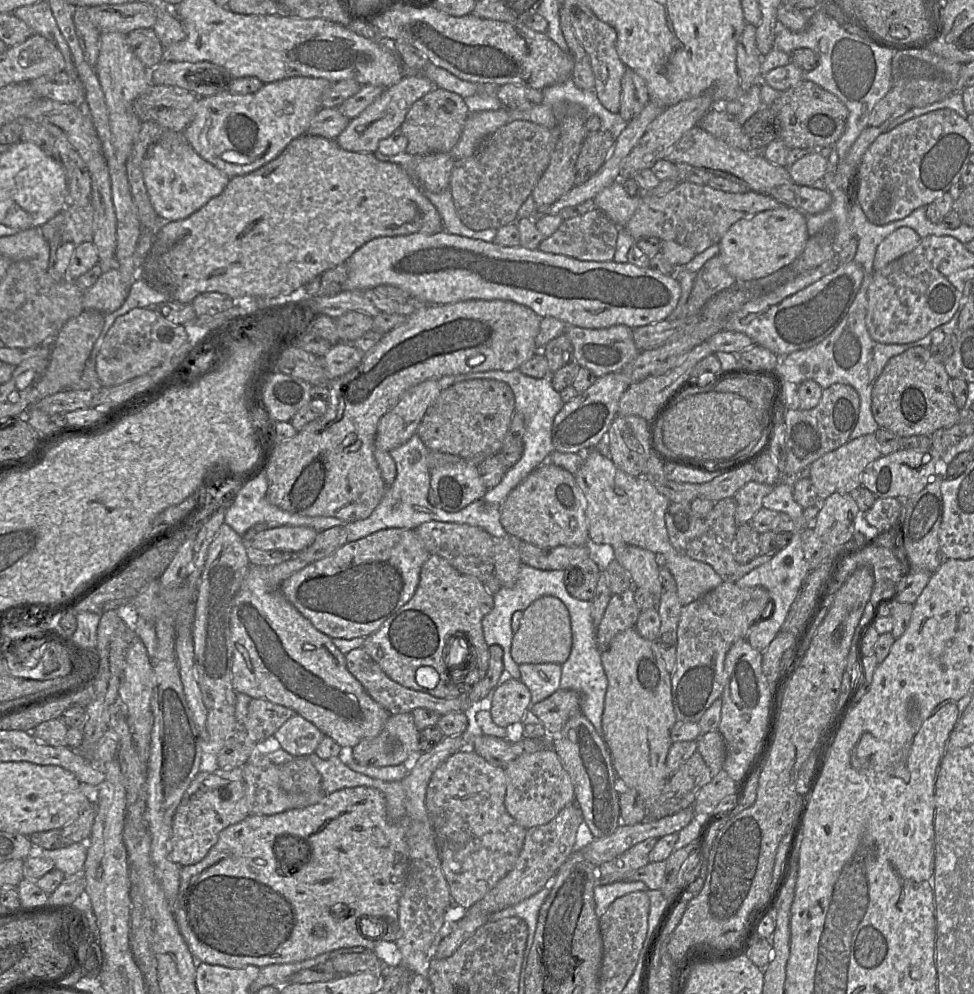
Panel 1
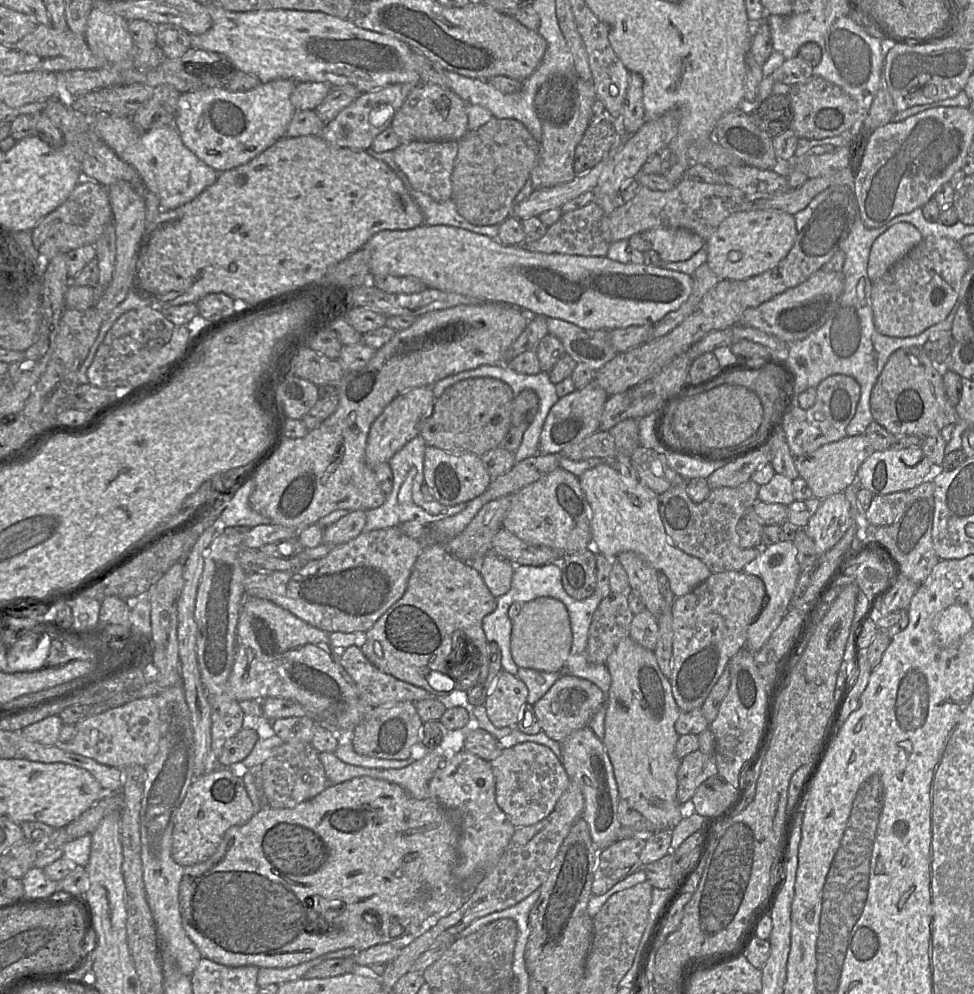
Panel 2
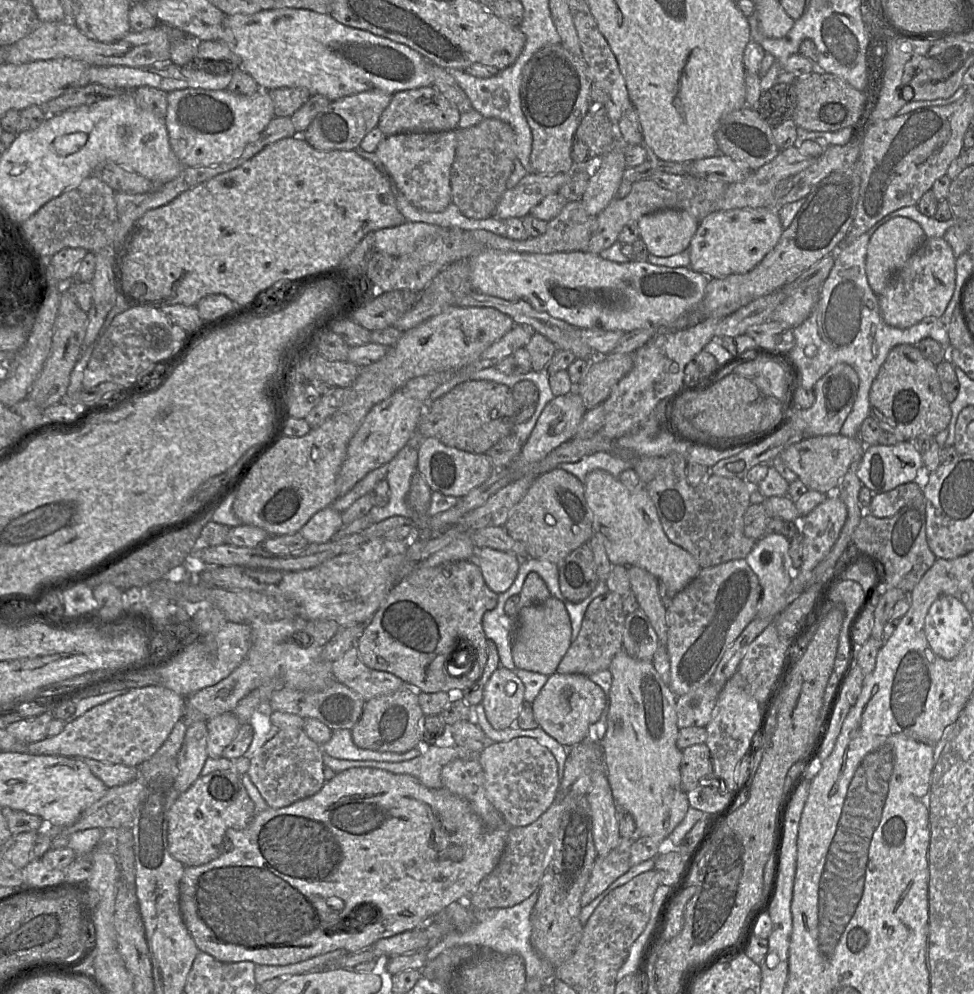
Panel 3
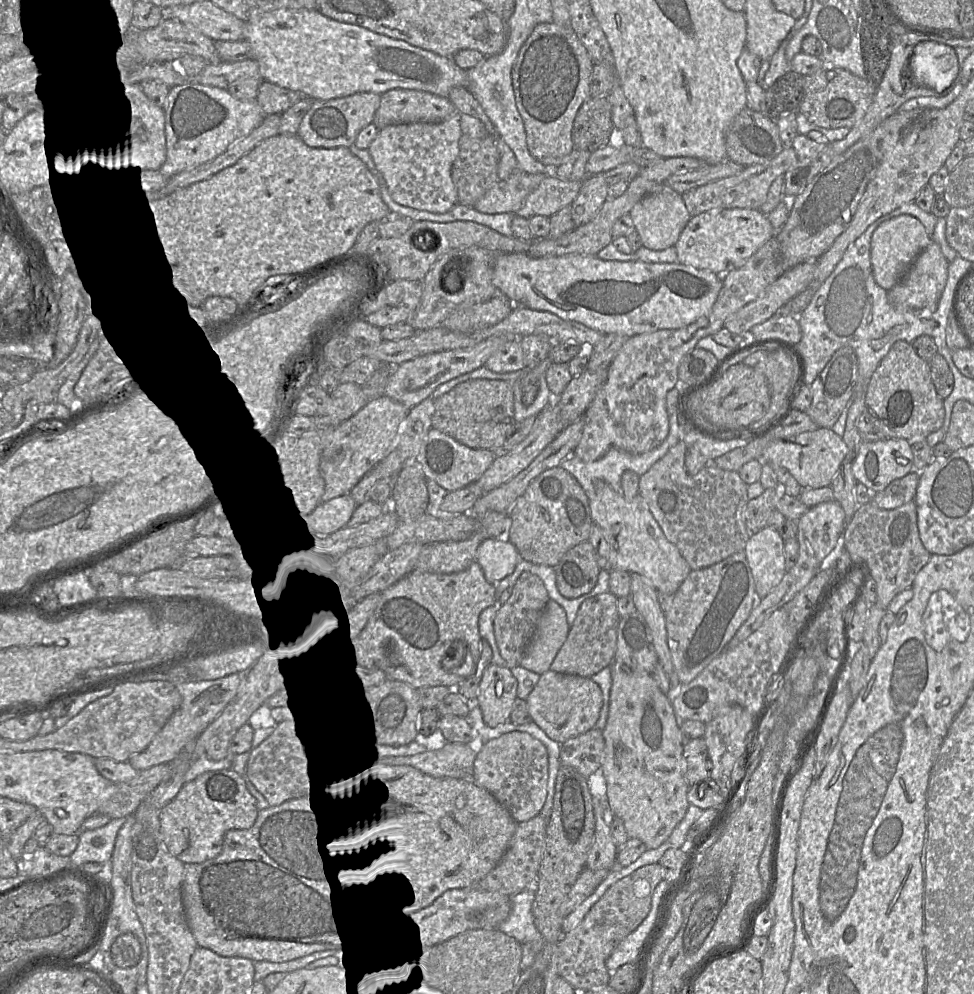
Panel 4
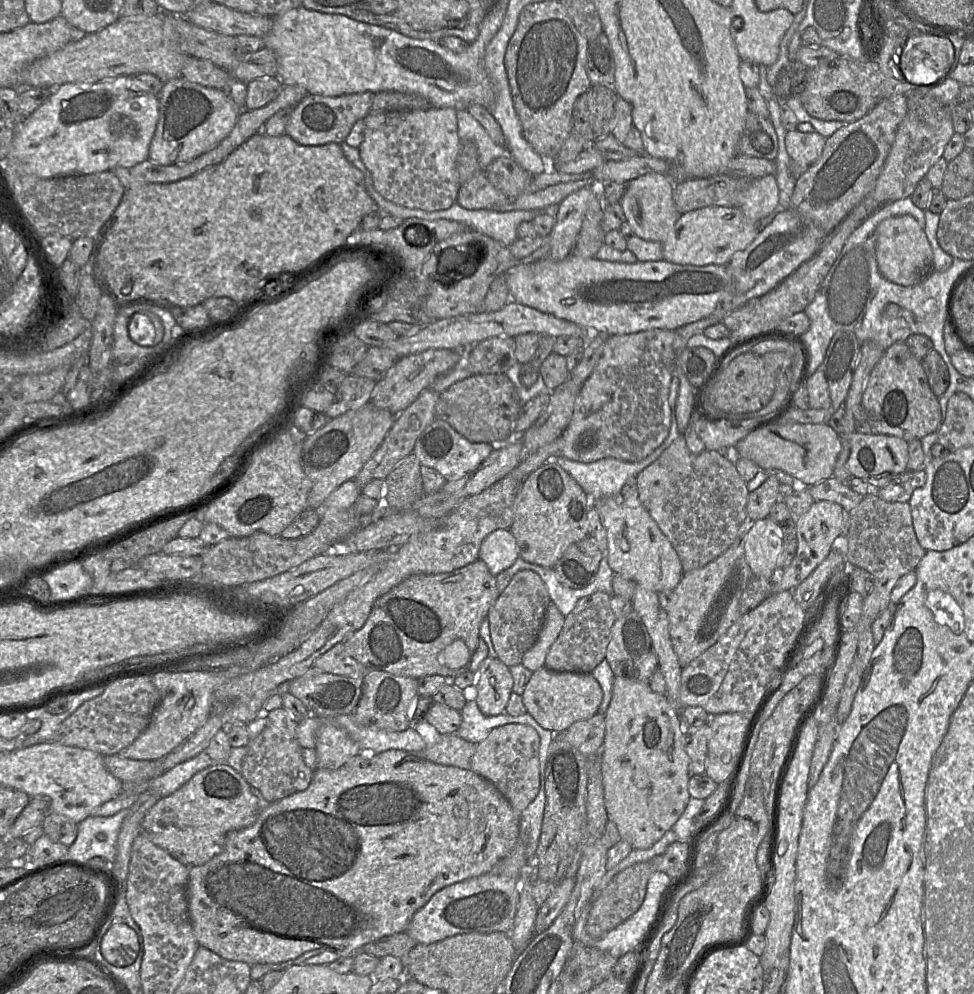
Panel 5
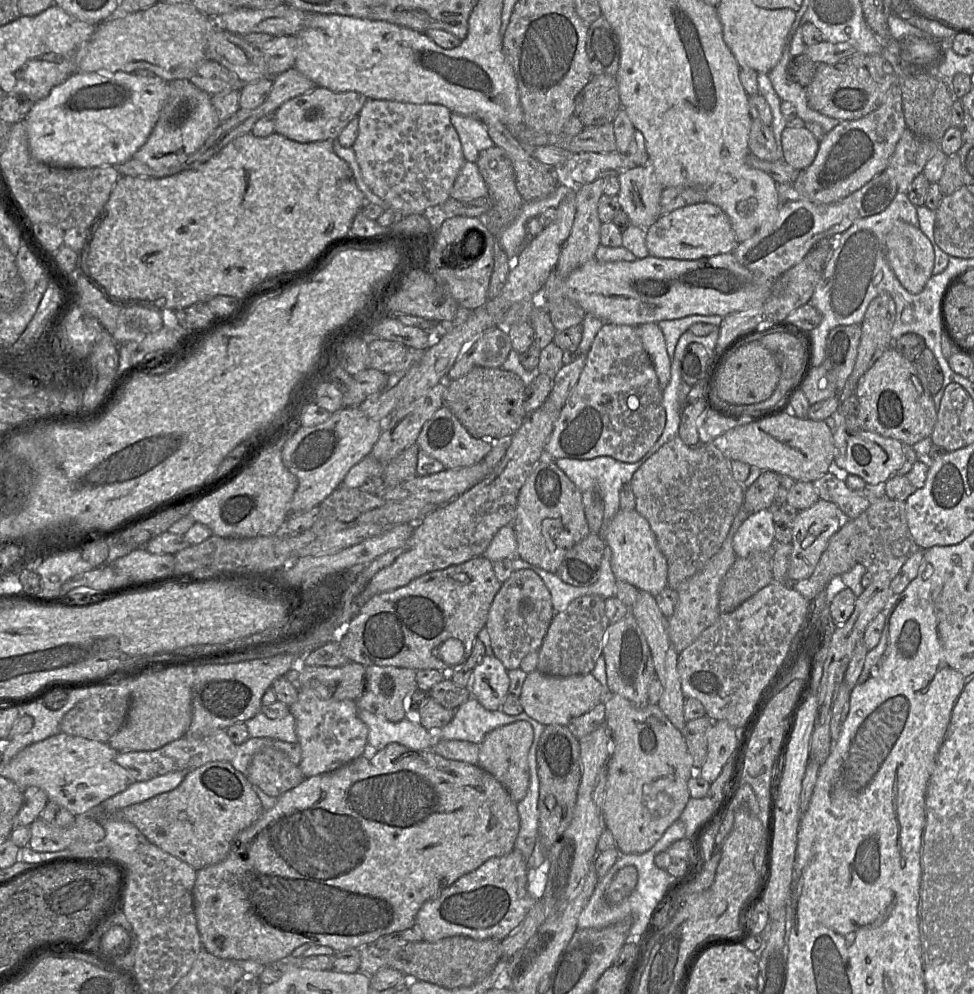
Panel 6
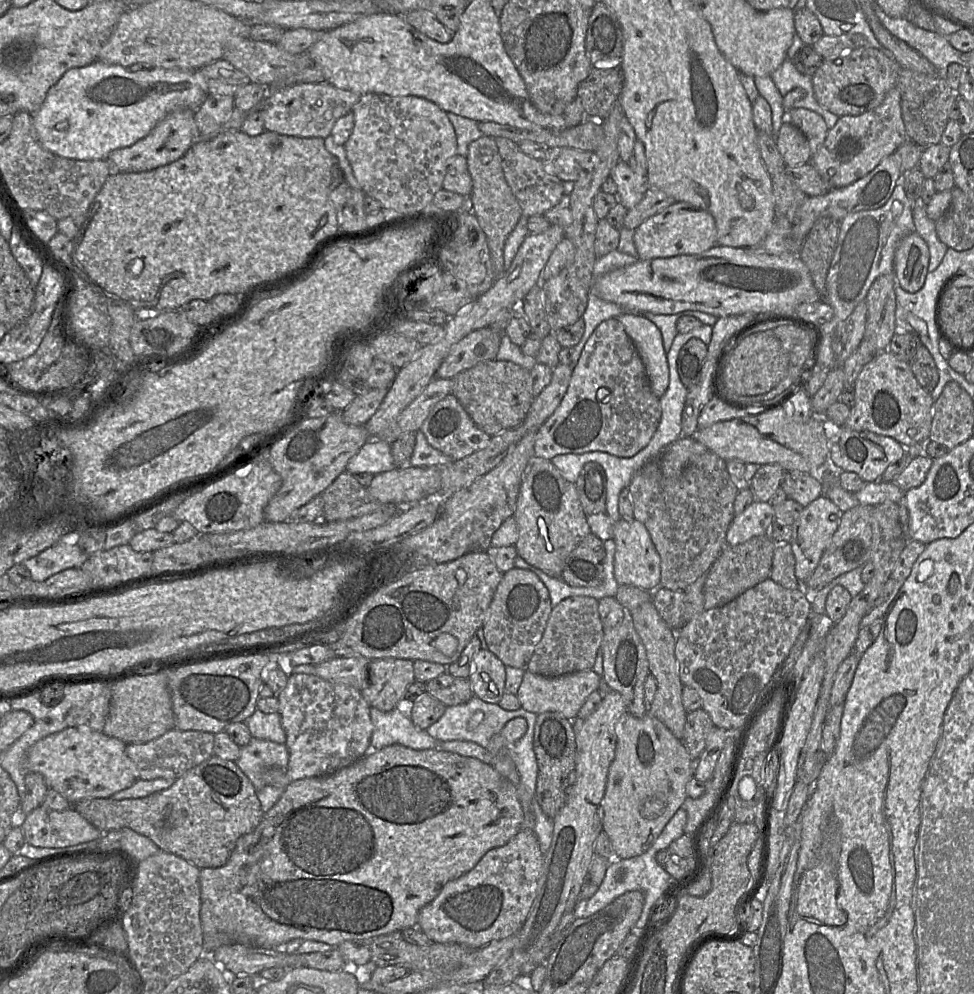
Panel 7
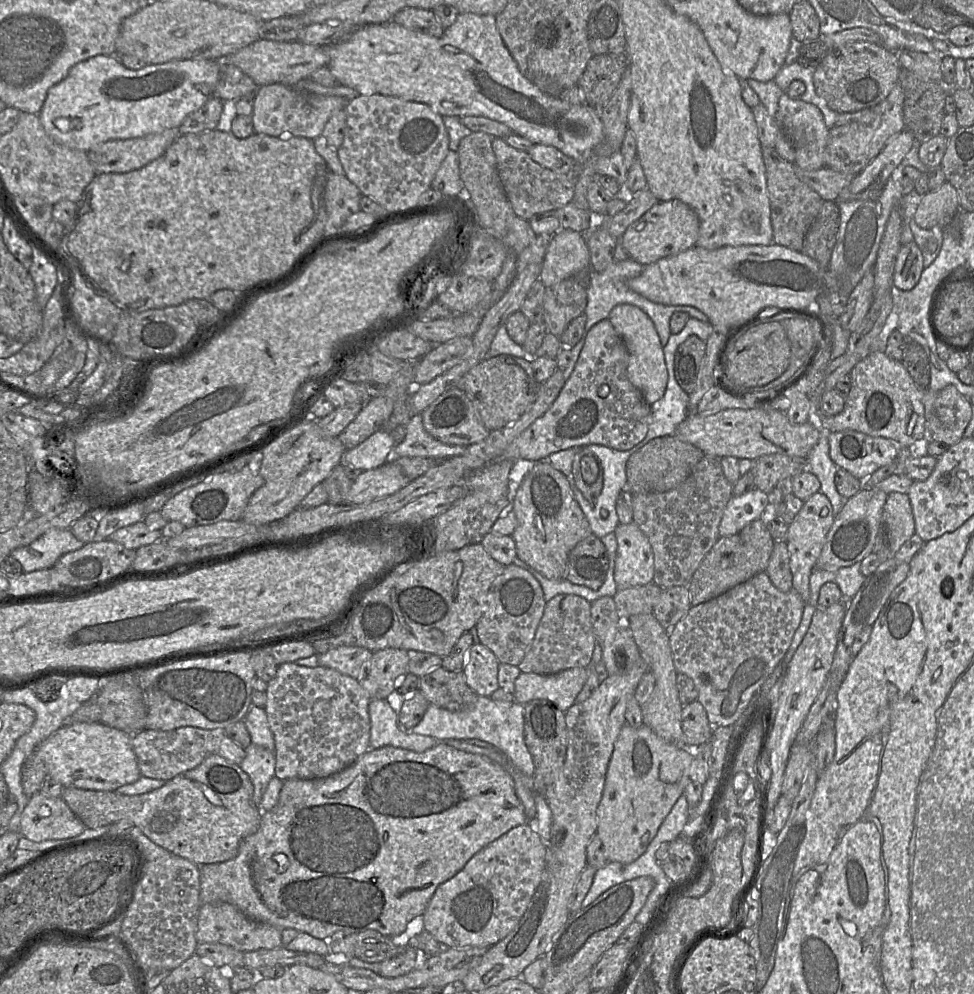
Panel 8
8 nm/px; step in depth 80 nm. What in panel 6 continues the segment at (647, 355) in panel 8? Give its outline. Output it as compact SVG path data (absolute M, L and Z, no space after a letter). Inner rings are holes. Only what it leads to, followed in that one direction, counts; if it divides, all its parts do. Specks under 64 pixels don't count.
M644 323L636 327L642 344L654 365L659 385L664 389L670 381L671 360L663 331L657 323Z

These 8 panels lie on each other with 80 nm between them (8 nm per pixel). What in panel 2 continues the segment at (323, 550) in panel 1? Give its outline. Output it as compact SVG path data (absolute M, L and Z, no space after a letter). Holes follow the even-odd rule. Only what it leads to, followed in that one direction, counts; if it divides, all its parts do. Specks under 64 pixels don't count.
M354 510L348 512L335 523L324 528L323 544L329 547L348 542L363 532L366 522L366 511Z

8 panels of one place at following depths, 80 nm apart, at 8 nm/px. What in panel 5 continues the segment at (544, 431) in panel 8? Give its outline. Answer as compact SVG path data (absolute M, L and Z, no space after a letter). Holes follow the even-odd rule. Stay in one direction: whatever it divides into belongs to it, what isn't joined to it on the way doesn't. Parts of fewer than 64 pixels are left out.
M651 329L606 336L601 357L591 375L582 383L570 421L560 435L562 447L559 457L582 463L607 457L637 462L664 441L671 424L668 395L676 364L675 338L675 330L670 329Z

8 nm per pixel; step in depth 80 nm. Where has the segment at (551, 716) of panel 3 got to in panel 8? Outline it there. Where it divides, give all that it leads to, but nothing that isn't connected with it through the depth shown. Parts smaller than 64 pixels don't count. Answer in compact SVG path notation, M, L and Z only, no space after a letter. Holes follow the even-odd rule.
M571 668L556 674L523 673L515 681L514 698L521 705L532 700L546 700L562 712L566 712L575 702L587 680L586 668Z

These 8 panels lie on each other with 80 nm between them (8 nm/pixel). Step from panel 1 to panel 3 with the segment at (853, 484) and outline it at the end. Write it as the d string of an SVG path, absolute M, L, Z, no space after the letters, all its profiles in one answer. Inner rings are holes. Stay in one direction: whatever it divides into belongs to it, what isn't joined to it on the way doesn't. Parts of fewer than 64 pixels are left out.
M840 434L811 436L787 446L781 451L779 456L785 465L804 483L808 490L834 494L852 463L860 461L865 447L857 437L845 437Z

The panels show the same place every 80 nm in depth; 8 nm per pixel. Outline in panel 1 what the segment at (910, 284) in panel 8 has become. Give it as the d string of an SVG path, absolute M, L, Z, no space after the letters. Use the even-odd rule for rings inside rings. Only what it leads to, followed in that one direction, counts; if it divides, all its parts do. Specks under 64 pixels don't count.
M900 227L887 236L876 249L873 269L884 268L890 262L914 250L922 238L910 227Z

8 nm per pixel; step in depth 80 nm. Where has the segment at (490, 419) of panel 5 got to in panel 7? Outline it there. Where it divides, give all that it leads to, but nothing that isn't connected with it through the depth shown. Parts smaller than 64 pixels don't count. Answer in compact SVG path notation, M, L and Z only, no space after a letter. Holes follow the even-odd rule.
M487 360L459 373L452 394L458 399L474 424L490 436L517 426L532 401L530 371L504 360Z

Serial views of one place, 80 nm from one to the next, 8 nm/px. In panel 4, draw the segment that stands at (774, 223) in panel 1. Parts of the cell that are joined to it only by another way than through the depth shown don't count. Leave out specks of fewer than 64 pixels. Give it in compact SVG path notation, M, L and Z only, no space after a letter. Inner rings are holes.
M712 209L691 217L675 244L677 262L696 269L709 270L722 276L738 269L772 237L775 230L766 214L760 209Z

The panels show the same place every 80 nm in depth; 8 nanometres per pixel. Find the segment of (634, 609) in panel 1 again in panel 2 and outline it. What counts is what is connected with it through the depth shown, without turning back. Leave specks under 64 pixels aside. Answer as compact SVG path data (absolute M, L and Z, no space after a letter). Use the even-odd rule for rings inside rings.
M610 593L601 600L589 627L586 647L589 663L605 665L617 645L629 636L634 615L627 594Z

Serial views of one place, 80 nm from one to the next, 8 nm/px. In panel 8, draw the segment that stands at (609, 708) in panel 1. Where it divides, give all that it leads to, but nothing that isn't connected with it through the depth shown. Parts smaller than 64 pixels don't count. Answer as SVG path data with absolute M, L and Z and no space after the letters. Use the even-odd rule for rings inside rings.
M646 725L633 728L623 726L614 744L609 761L601 801L597 807L597 831L608 862L629 864L639 858L656 836L664 819L670 813L676 801L683 795L690 780L690 766L694 756L690 748L677 747L665 742Z

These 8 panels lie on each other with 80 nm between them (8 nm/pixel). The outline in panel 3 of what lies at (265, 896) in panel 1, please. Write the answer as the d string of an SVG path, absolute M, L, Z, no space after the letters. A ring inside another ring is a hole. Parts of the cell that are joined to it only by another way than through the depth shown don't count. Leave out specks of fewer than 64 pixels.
M350 768L337 773L314 795L279 808L270 807L255 815L243 830L228 829L221 854L213 861L196 867L185 867L180 880L180 911L183 921L199 951L222 963L242 961L260 965L288 965L334 950L357 952L376 941L420 927L446 906L464 901L483 878L497 866L506 845L510 828L488 831L469 804L444 788L430 789L407 774L393 774L377 768Z

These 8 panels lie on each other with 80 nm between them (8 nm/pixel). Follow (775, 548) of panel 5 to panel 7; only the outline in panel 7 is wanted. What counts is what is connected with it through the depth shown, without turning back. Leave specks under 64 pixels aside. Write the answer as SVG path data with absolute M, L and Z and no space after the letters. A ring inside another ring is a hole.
M753 501L750 505L748 505L745 510L736 515L726 534L726 542L730 546L735 546L746 542L747 540L760 535L769 535L770 527L774 520L774 510L773 506L769 504L769 502L758 502Z

